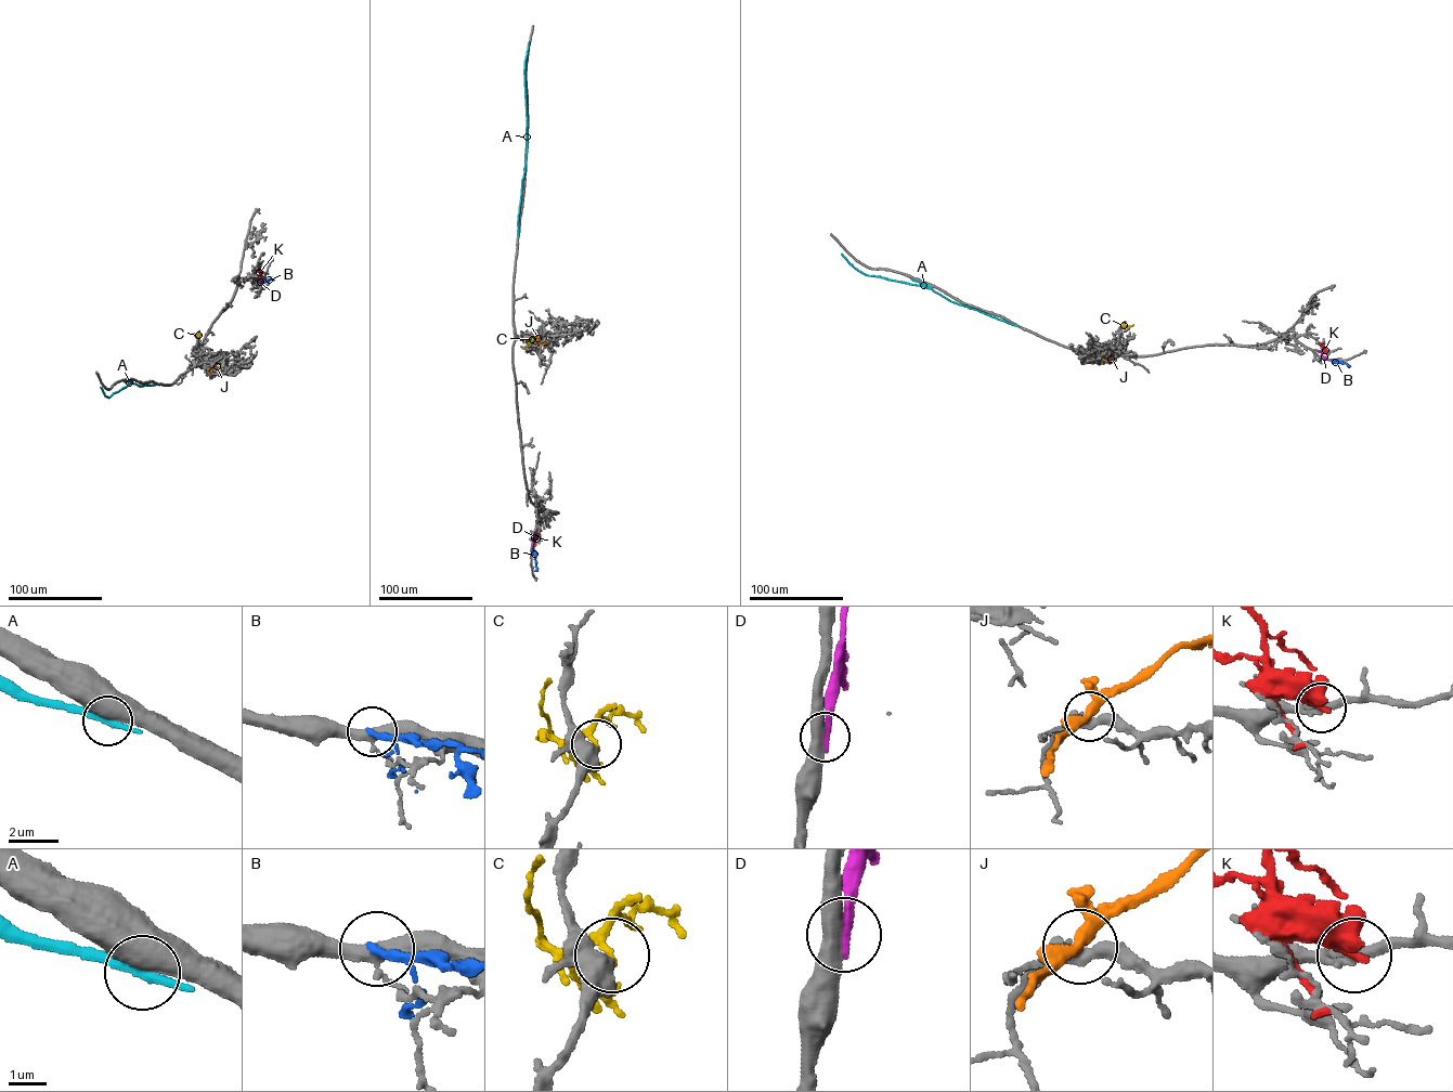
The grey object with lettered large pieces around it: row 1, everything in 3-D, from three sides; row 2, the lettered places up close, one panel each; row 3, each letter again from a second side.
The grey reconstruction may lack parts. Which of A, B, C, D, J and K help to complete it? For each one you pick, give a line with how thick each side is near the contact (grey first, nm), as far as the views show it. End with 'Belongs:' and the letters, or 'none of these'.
Belongs: none of these

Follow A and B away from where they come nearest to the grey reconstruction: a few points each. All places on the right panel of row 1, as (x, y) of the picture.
A: (1015, 325), (950, 301), (923, 286), (865, 274), (841, 254)
B: (1331, 360), (1350, 366)

